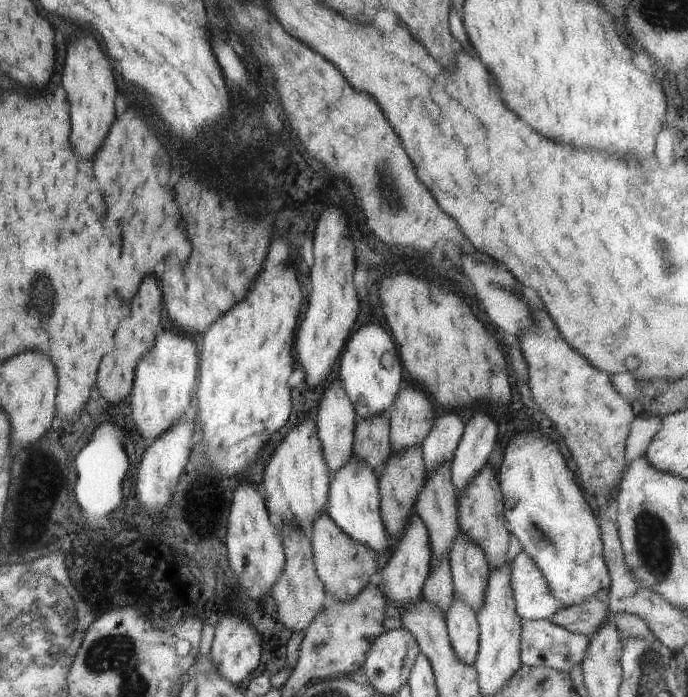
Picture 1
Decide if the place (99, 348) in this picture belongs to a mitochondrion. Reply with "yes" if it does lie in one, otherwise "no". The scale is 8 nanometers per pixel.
no

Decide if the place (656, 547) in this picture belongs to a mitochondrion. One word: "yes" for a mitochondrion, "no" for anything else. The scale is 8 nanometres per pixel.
yes

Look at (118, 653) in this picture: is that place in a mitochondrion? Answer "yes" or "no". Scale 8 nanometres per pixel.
yes

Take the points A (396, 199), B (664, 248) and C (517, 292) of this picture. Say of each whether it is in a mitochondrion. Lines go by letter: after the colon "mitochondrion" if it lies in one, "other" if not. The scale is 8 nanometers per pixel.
A: mitochondrion
B: mitochondrion
C: other

